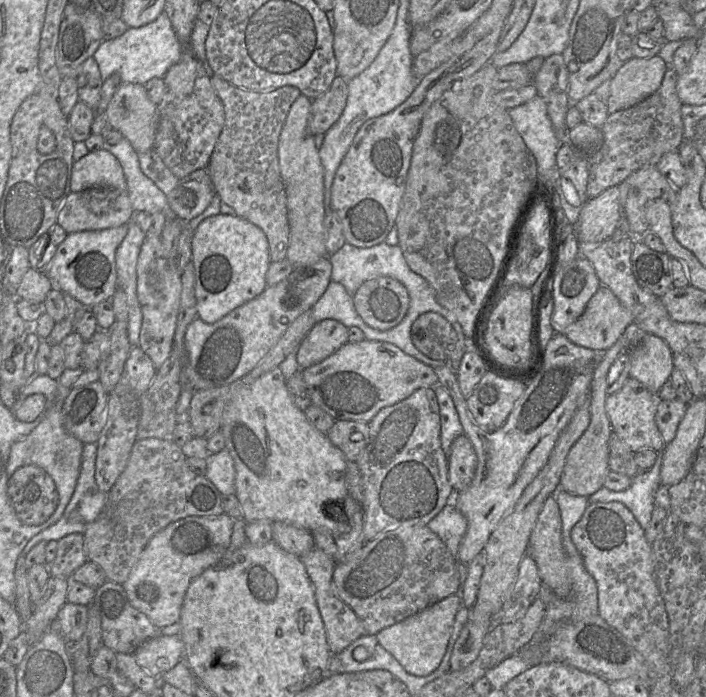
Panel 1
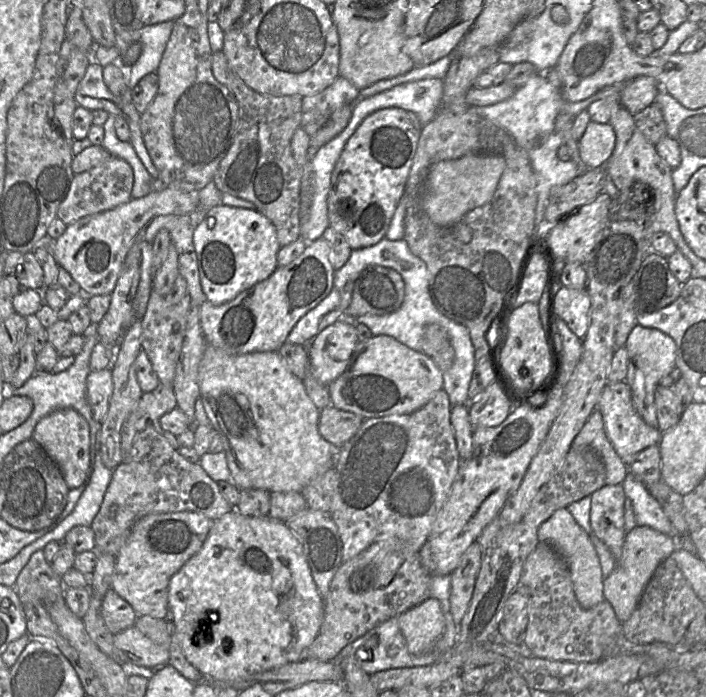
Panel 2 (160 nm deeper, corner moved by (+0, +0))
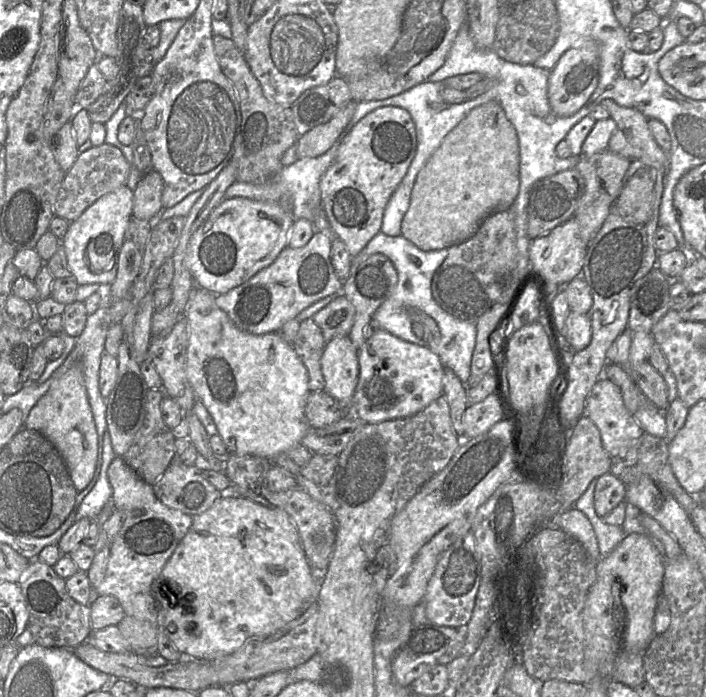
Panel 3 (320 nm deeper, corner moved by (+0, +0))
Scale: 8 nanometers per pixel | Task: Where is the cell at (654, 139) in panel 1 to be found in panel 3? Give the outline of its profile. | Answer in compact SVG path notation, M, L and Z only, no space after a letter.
M575 168L536 181L530 189L527 204L528 238L534 240L568 221L573 216L584 190L584 179Z

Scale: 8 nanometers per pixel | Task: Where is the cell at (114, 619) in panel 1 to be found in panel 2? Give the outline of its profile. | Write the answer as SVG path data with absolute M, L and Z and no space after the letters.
M109 589L102 599L102 616L113 635L134 626L138 618L132 606L113 589Z

